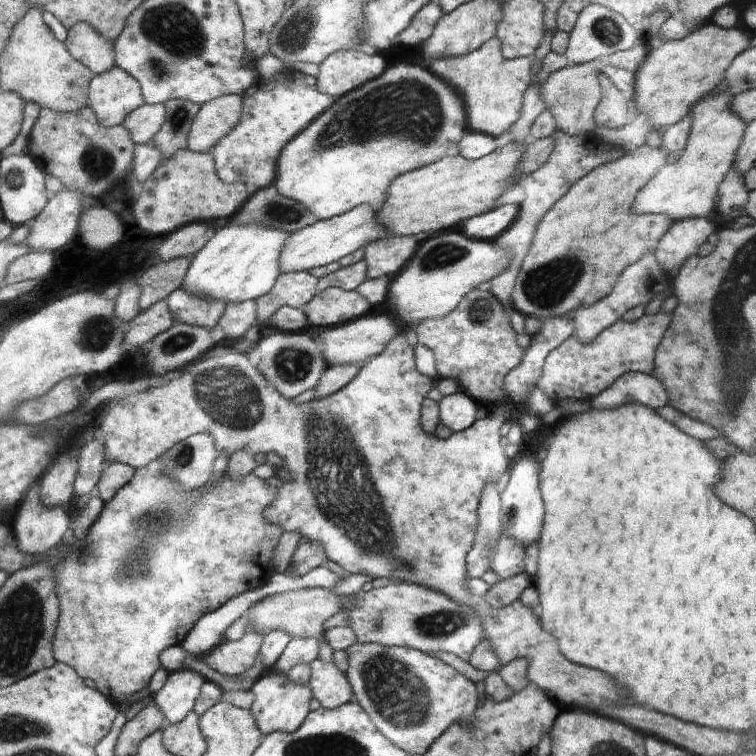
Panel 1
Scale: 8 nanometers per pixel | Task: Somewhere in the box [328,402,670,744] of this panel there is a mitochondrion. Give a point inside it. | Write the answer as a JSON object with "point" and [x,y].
{"point":[398,693]}

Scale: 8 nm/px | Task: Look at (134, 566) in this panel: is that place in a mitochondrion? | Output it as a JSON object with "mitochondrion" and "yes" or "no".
{"mitochondrion":"yes"}

